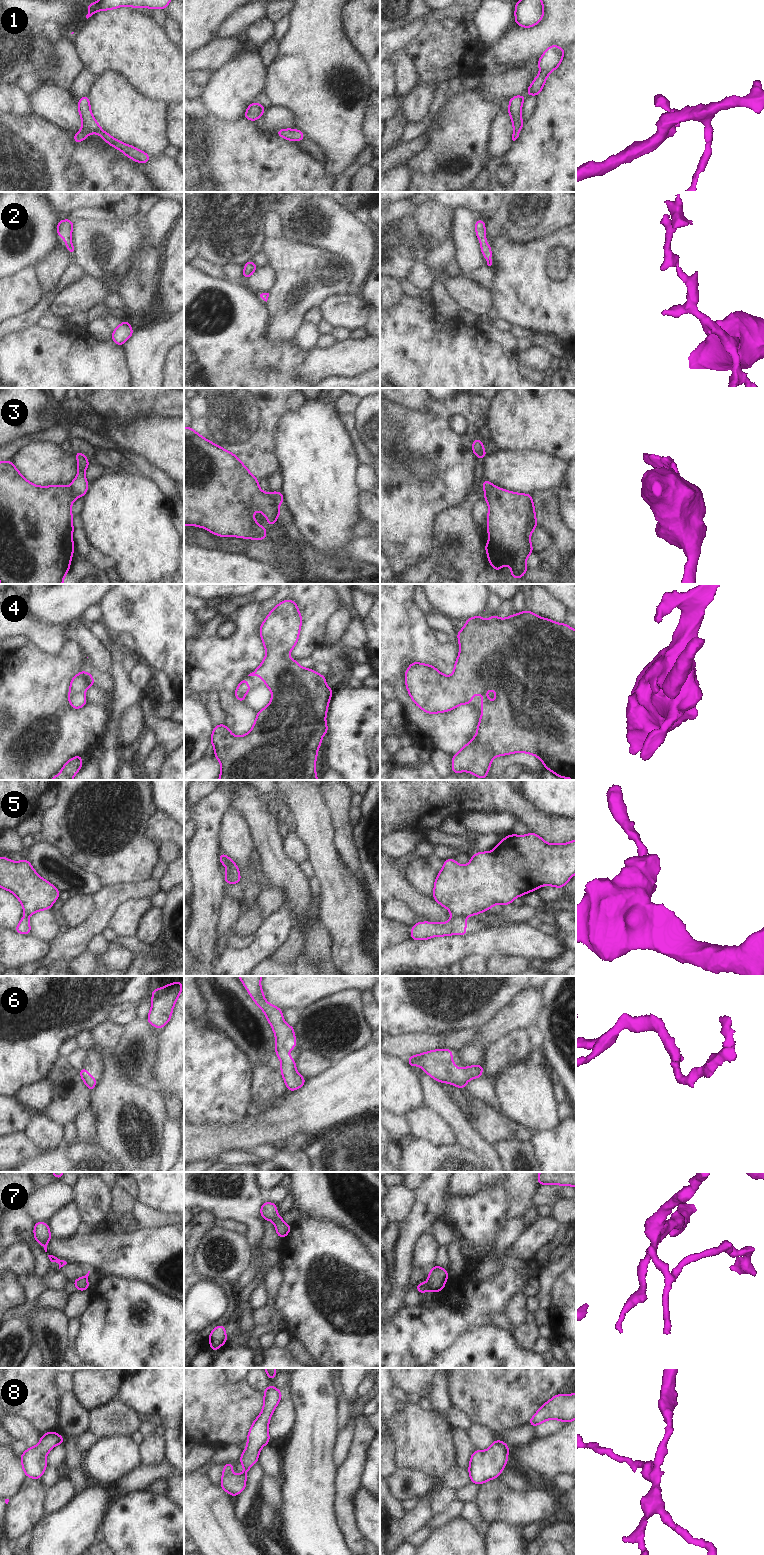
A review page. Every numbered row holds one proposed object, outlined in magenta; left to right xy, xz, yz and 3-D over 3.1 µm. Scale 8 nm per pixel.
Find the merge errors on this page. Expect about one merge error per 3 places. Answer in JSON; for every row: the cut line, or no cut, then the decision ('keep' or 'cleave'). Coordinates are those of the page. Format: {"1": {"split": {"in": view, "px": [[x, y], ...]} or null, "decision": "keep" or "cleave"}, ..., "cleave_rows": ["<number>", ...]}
{"1": {"split": null, "decision": "keep"}, "2": {"split": null, "decision": "keep"}, "3": {"split": {"in": "xz", "px": [[269, 493], [277, 504]]}, "decision": "cleave"}, "4": {"split": null, "decision": "keep"}, "5": {"split": {"in": "yz", "px": [[453, 915], [464, 916]]}, "decision": "cleave"}, "6": {"split": null, "decision": "keep"}, "7": {"split": null, "decision": "keep"}, "8": {"split": null, "decision": "keep"}, "cleave_rows": ["3", "5"]}

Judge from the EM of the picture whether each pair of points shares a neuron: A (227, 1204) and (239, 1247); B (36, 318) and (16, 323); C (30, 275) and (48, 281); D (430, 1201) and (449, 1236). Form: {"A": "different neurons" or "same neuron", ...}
{"A": "different neurons", "B": "same neuron", "C": "different neurons", "D": "different neurons"}

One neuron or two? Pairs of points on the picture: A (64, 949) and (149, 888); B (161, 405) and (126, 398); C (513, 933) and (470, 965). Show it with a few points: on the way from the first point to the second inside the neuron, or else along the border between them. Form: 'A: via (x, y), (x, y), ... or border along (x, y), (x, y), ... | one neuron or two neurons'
A: via (85, 930), (123, 892), (128, 892) | one neuron
B: via (152, 398), (135, 398) | one neuron
C: border along (486, 958), (467, 956), (460, 962) | two neurons

